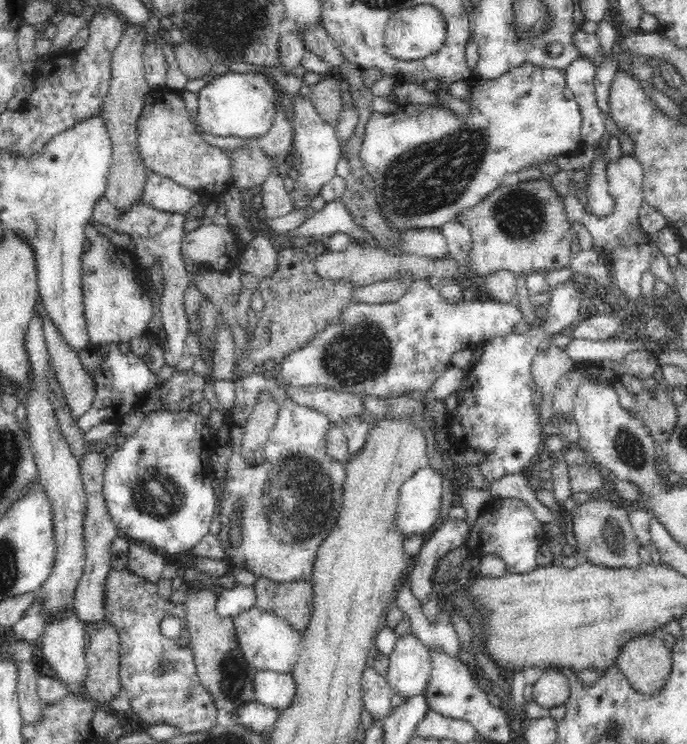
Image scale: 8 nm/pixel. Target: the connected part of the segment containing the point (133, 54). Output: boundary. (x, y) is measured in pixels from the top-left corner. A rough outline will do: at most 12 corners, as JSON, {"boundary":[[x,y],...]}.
{"boundary":[[126,23],[101,106],[112,141],[104,195],[129,211],[149,176],[137,126],[150,32]]}

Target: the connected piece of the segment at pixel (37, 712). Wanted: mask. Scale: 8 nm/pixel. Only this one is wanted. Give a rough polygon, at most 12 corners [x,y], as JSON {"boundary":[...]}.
{"boundary":[[17,662],[18,702],[24,723],[41,718],[38,675],[30,662]]}

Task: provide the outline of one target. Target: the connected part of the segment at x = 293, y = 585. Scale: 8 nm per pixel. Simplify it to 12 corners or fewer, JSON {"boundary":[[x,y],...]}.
{"boundary":[[257,577],[255,606],[301,633],[312,614],[310,579],[277,583]]}

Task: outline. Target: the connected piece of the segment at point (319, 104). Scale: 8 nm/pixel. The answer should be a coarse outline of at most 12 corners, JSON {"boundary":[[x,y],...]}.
{"boundary":[[324,76],[309,99],[324,122],[336,126],[343,109],[338,79]]}

